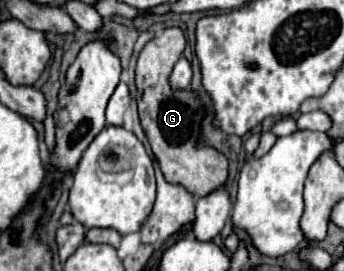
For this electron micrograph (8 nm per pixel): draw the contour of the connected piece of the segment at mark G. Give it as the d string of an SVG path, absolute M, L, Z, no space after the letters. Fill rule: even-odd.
M167 28L155 36L137 60L137 104L141 124L149 136L153 154L169 182L185 186L197 198L213 192L227 182L227 158L213 146L199 146L201 98L193 90L173 90L169 84L171 70L185 50L185 34L181 28ZM199 110L199 124L197 124Z

